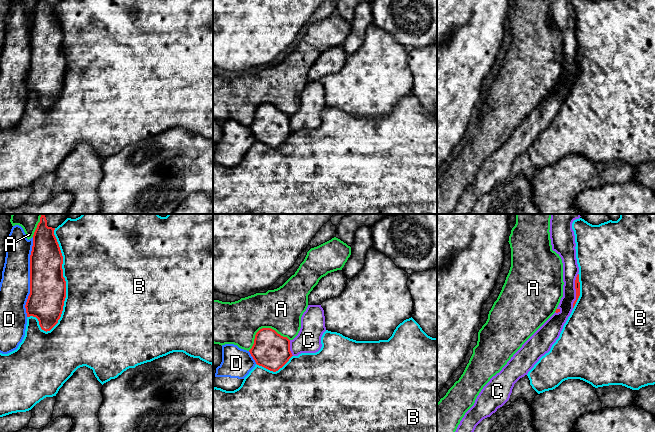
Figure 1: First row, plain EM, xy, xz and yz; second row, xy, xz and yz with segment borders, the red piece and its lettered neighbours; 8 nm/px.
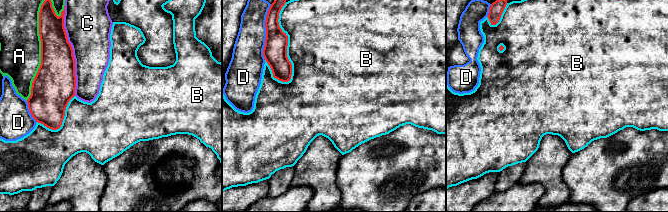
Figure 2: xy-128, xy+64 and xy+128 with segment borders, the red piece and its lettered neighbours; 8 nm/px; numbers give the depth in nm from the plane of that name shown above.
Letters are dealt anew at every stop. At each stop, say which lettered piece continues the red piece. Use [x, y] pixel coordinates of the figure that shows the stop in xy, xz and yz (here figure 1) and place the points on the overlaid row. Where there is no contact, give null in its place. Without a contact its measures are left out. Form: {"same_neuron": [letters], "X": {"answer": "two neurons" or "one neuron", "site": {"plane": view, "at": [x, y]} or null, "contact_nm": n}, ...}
{"same_neuron": [], "A": {"answer": "two neurons", "site": {"plane": "xz", "at": [264, 328]}, "contact_nm": 340}, "B": {"answer": "two neurons", "site": {"plane": "xy", "at": [65, 281]}, "contact_nm": 850}, "C": {"answer": "two neurons", "site": {"plane": "yz", "at": [576, 291]}, "contact_nm": 280}, "D": {"answer": "two neurons", "site": {"plane": "xy", "at": [30, 277]}, "contact_nm": 650}}

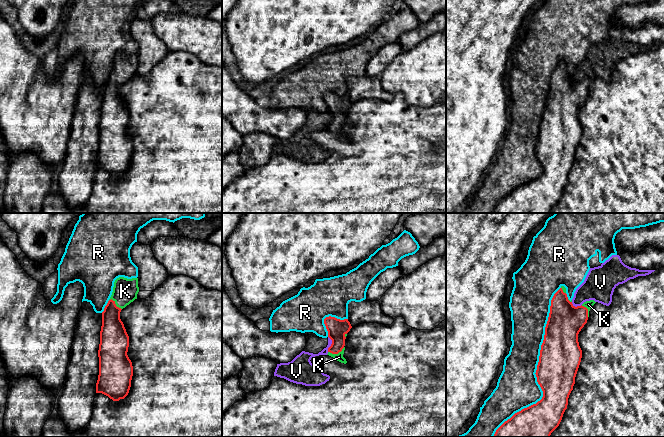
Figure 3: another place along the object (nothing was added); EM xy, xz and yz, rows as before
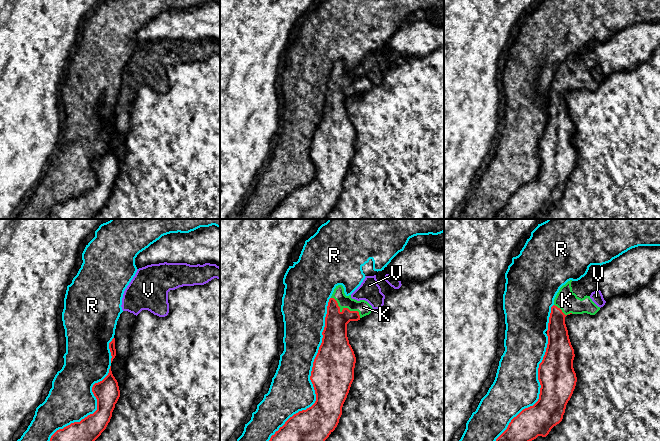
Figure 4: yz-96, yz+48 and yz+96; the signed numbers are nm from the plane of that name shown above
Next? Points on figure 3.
{"same_neuron": ["K"], "K": {"answer": "one neuron", "site": {"plane": "xz", "at": [336, 353]}, "contact_nm": 140}, "R": {"answer": "two neurons", "site": {"plane": "yz", "at": [537, 368]}, "contact_nm": 1300}, "V": {"answer": "two neurons", "site": {"plane": "xz", "at": [331, 344]}, "contact_nm": 130}}

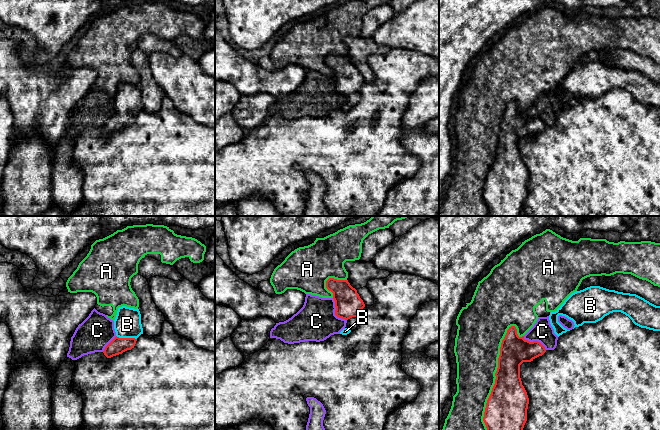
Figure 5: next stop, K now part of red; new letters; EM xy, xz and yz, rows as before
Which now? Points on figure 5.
{"same_neuron": ["B"], "A": {"answer": "two neurons", "site": {"plane": "yz", "at": [495, 375]}, "contact_nm": 850}, "B": {"answer": "one neuron", "site": {"plane": "xy", "at": [126, 338]}, "contact_nm": 170}, "C": {"answer": "two neurons", "site": {"plane": "xz", "at": [335, 312]}, "contact_nm": 220}}

